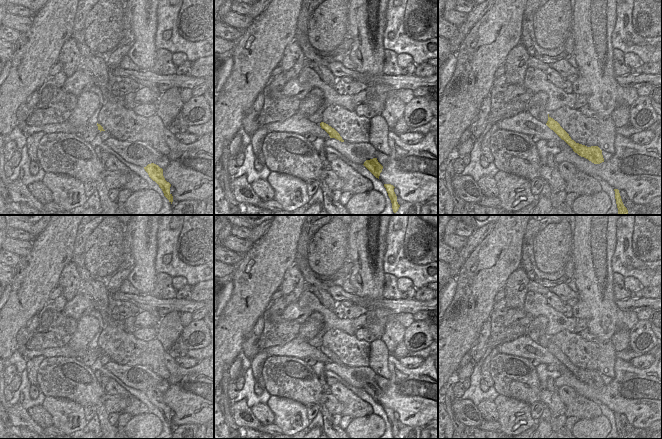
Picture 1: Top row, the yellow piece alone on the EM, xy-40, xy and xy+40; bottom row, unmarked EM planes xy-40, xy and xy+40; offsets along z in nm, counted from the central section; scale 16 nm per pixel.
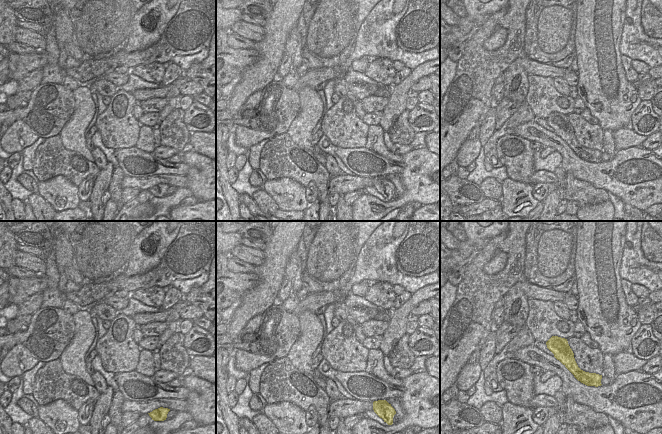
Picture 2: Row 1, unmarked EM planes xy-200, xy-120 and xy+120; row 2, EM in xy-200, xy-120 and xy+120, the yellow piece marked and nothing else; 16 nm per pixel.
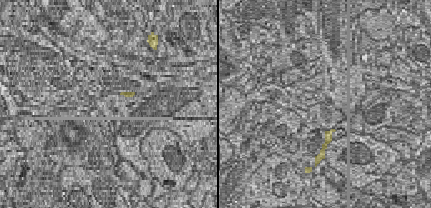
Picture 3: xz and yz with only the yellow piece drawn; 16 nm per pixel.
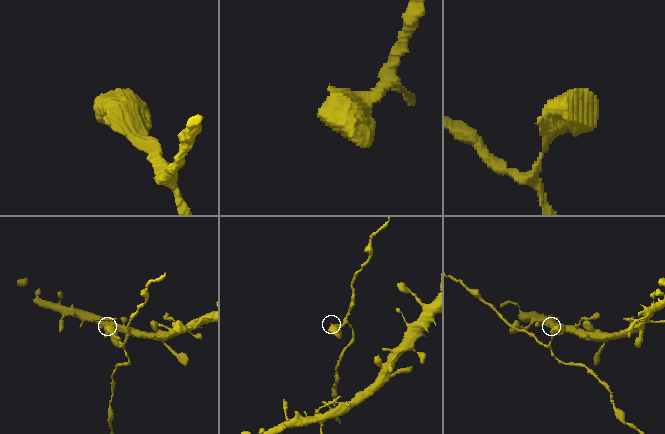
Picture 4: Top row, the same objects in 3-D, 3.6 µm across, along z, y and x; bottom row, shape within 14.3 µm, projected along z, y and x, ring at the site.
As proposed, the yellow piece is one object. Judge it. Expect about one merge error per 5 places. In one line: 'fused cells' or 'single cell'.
single cell

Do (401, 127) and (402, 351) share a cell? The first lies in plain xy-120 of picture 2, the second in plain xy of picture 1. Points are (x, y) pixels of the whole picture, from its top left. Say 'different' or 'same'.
same

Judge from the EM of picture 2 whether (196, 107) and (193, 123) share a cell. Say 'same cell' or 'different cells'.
same cell

